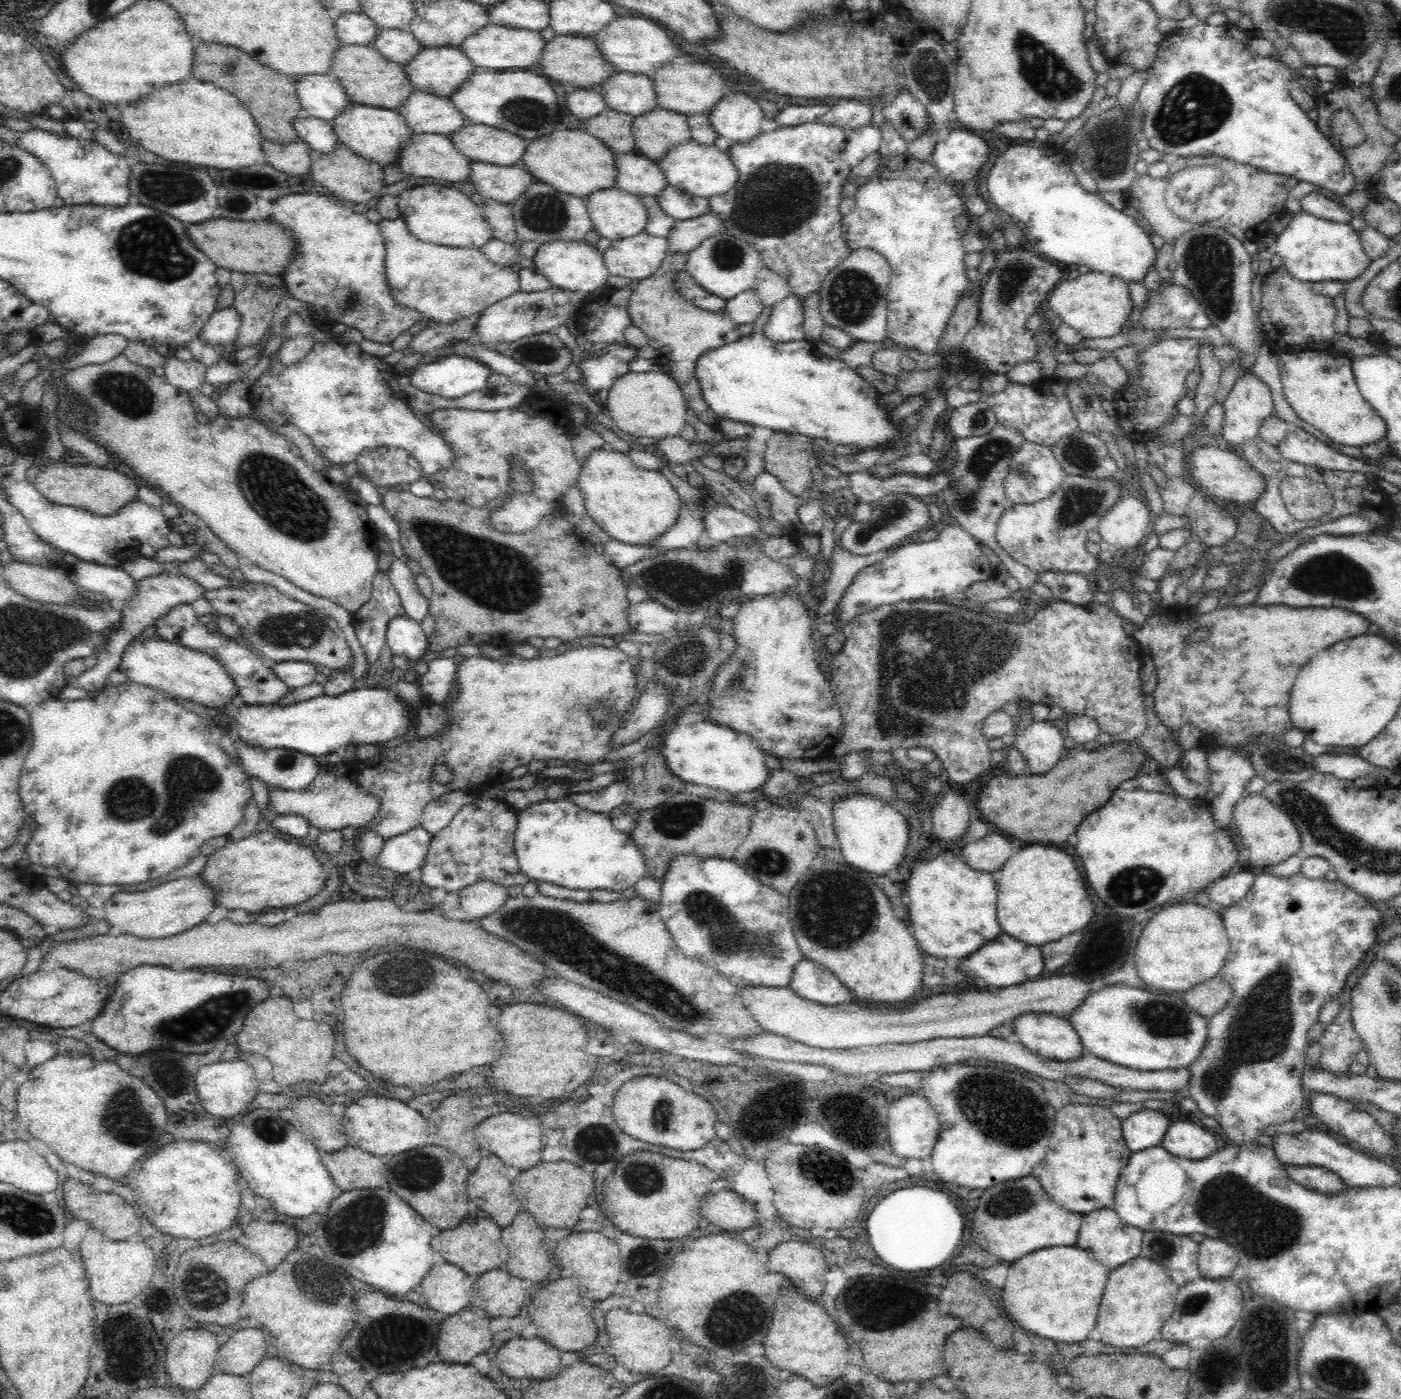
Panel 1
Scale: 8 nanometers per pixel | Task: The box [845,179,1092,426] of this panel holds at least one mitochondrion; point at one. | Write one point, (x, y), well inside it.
(1013, 277)

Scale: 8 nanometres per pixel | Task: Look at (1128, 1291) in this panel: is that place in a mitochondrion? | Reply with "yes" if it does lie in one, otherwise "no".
no

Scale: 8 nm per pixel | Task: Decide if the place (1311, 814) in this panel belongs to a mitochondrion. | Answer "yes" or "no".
yes

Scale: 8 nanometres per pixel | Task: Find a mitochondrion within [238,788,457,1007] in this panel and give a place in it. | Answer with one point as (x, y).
(429, 975)

